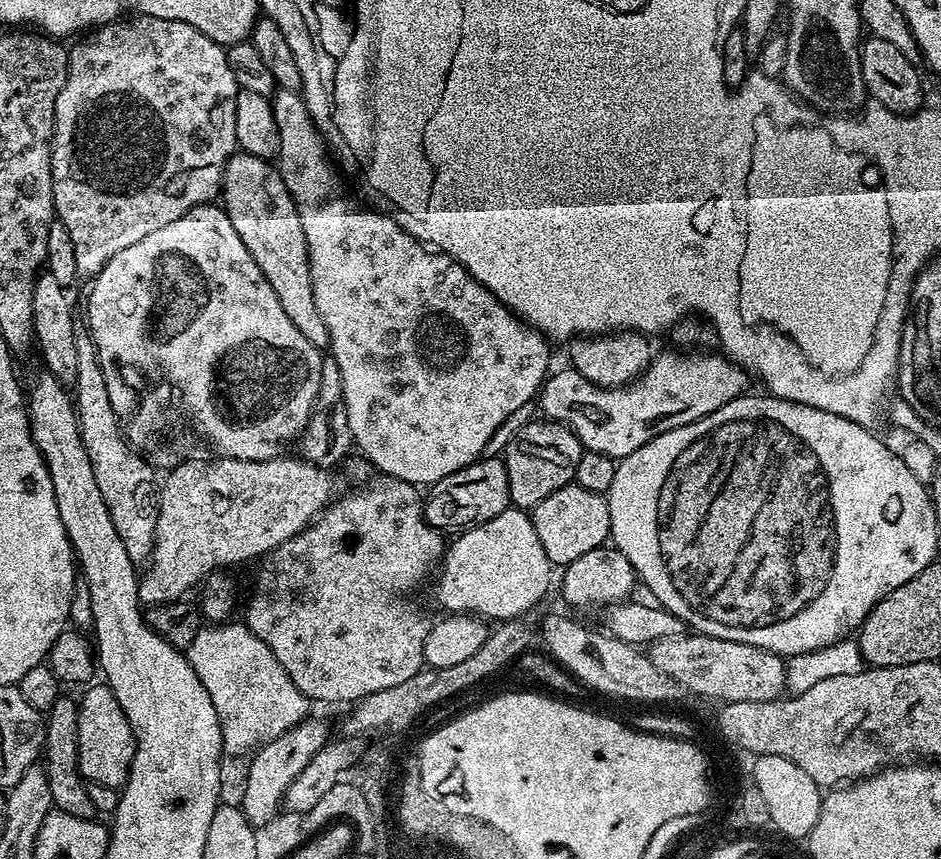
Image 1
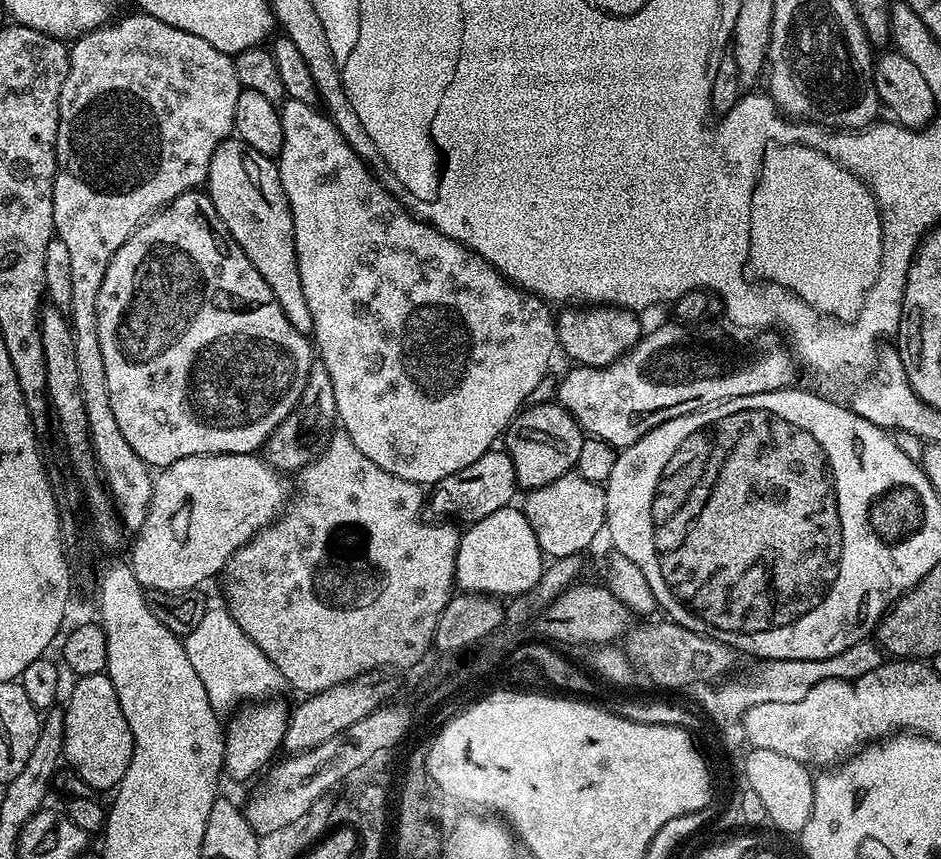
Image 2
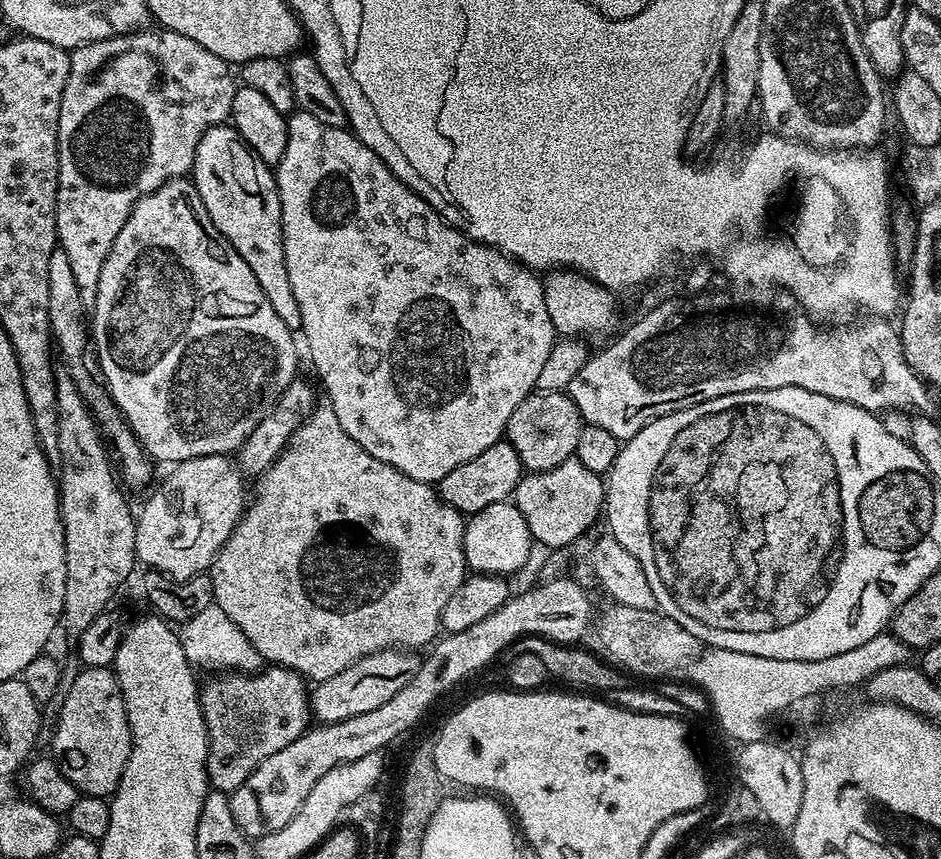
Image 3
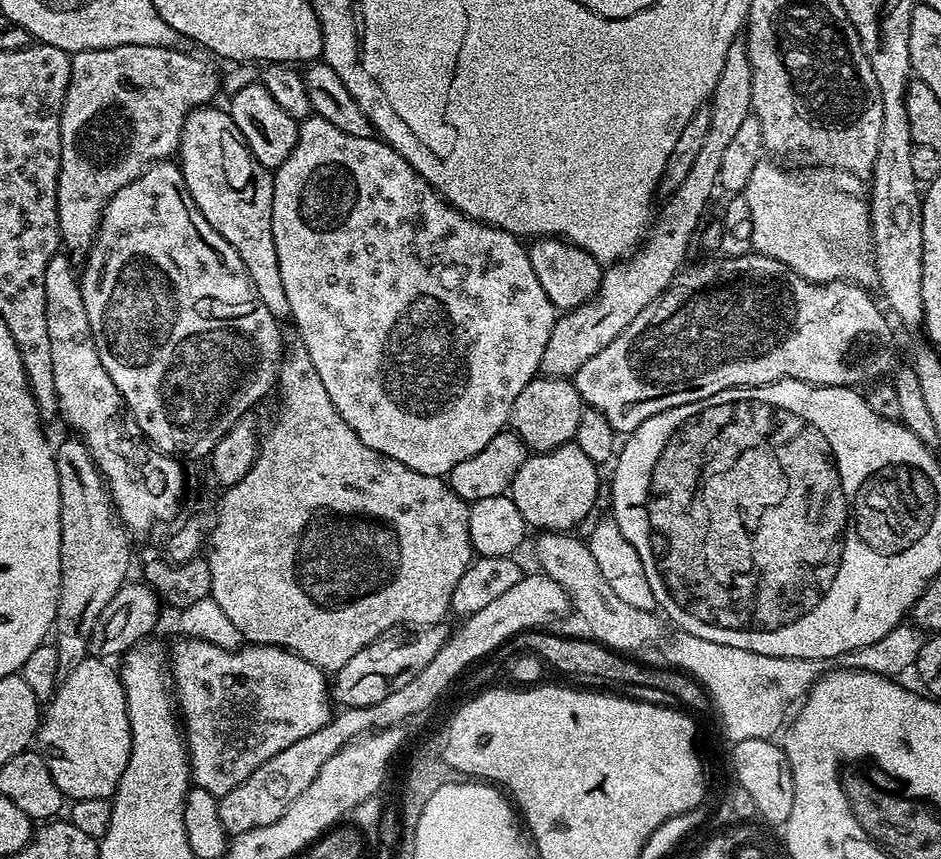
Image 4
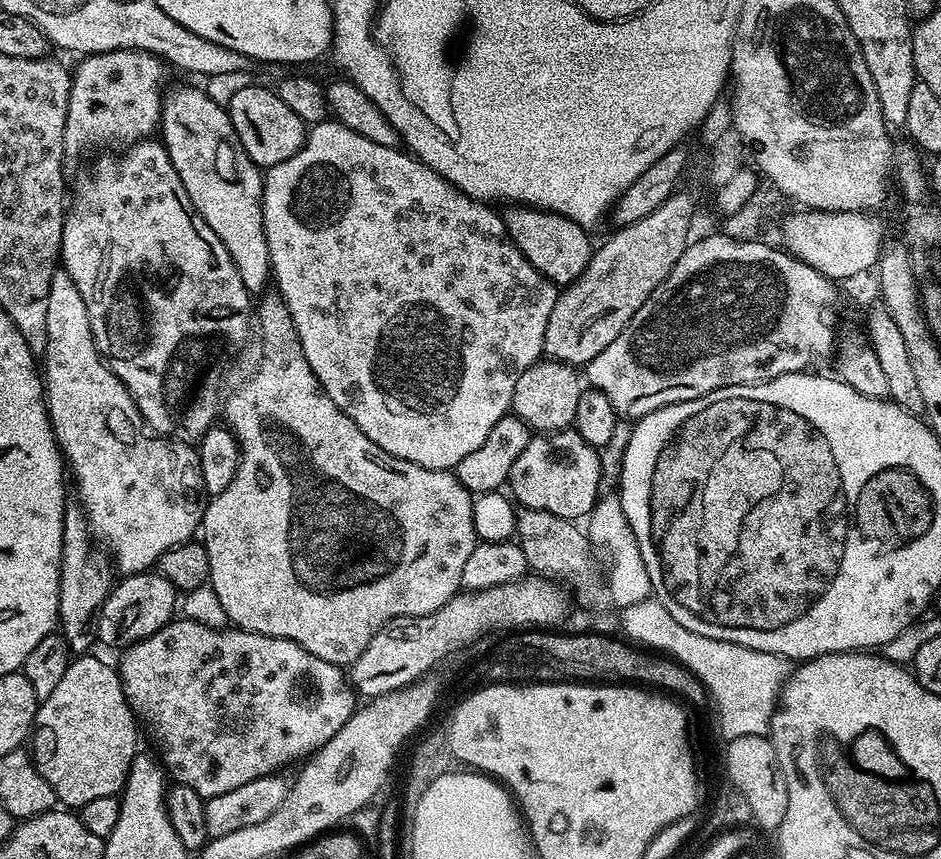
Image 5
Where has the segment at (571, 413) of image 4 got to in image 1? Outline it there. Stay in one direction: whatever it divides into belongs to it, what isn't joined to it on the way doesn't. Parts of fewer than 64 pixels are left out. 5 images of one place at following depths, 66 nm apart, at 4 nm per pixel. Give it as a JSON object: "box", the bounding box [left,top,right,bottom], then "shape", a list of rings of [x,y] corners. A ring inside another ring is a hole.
{"box":[502,418,585,510],"shape":[[[535,418],[522,426],[502,455],[510,482],[511,503],[521,510],[531,510],[542,502],[542,498],[550,498],[554,490],[562,490],[562,486],[573,483],[578,462],[585,451],[579,438],[566,425],[555,420]]]}

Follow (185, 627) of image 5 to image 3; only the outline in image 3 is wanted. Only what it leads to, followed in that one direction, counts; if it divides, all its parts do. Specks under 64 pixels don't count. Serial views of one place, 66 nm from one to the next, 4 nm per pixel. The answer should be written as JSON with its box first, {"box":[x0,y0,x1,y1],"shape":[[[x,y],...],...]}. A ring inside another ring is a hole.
{"box":[200,666,310,794],"shape":[[[264,666],[249,674],[229,672],[216,674],[213,680],[203,681],[200,688],[200,709],[208,731],[208,783],[217,792],[231,794],[250,778],[250,774],[270,754],[286,750],[310,727],[310,688],[303,676],[279,666]]]}

